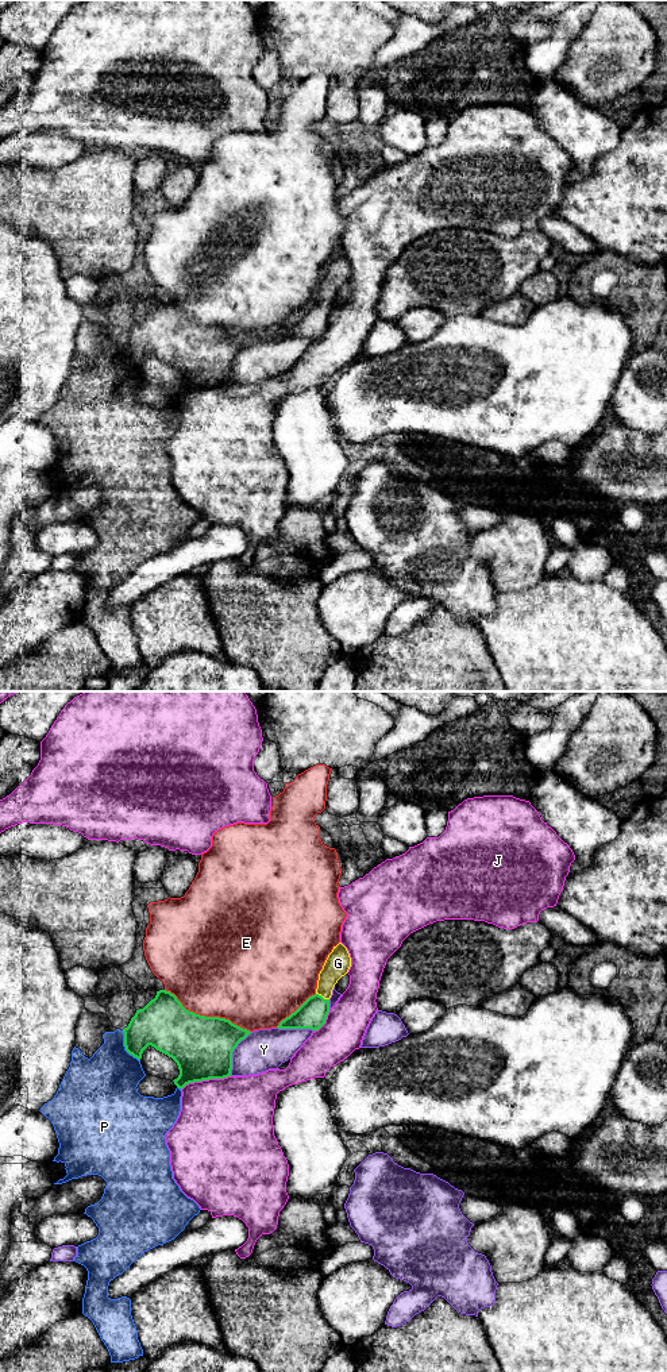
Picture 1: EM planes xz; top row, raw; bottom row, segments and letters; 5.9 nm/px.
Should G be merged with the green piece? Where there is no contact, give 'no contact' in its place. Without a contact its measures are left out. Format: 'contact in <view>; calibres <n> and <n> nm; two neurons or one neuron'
contact in xz; calibres 170 and 150 nm; one neuron

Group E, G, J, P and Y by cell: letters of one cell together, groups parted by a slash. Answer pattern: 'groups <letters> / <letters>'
groups E / G / J / P / Y

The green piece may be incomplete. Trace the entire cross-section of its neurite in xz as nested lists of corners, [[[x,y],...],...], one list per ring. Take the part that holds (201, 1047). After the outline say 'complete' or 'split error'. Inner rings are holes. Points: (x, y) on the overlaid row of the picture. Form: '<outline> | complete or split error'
[[[159,990],[154,999],[136,1010],[123,1033],[126,1051],[138,1060],[149,1045],[171,1057],[180,1070],[173,1082],[182,1090],[189,1083],[231,1076],[232,1052],[251,1032],[225,1018],[189,1011],[174,994]]] | complete

